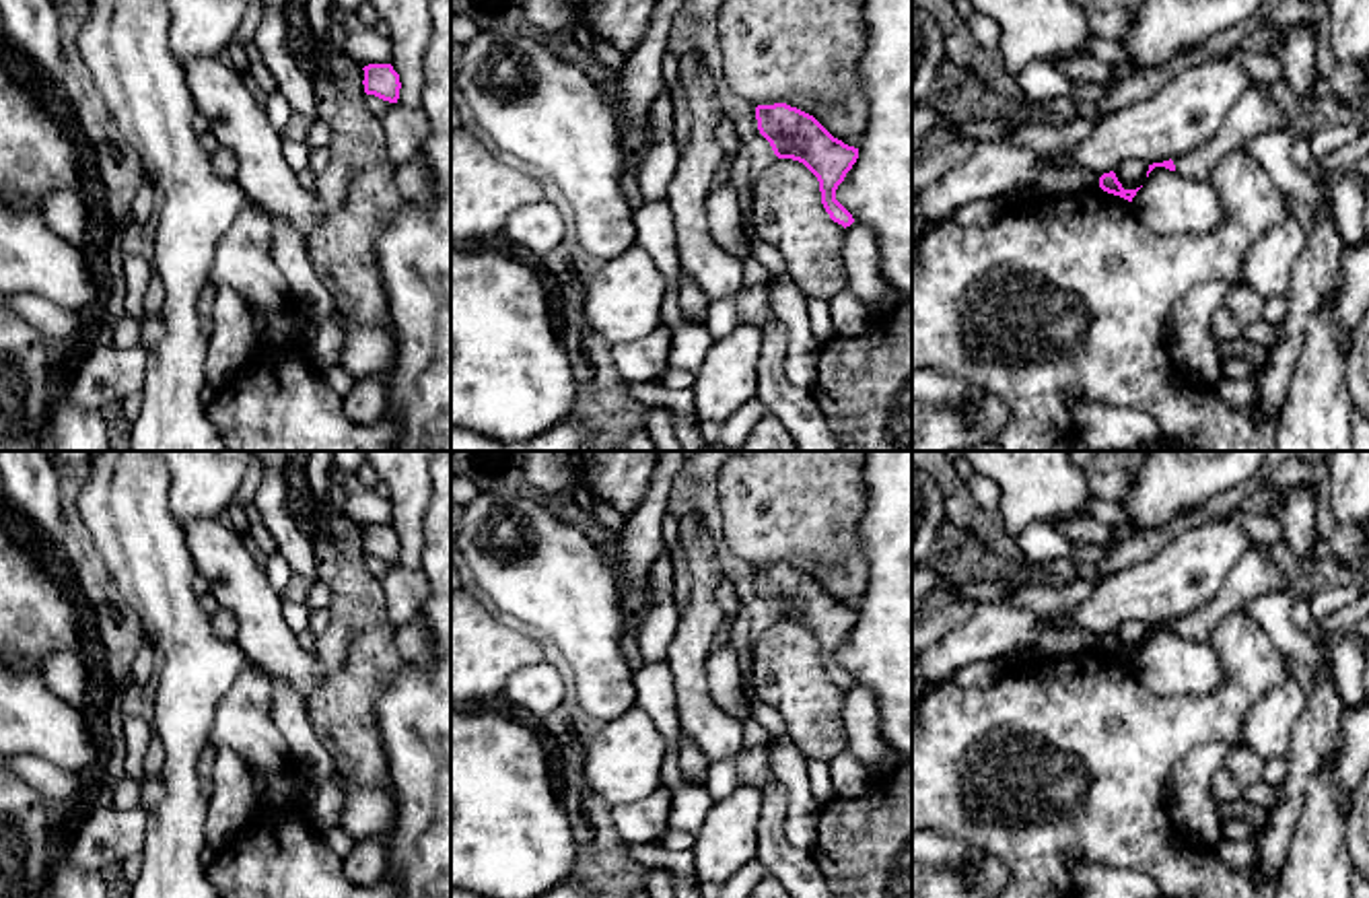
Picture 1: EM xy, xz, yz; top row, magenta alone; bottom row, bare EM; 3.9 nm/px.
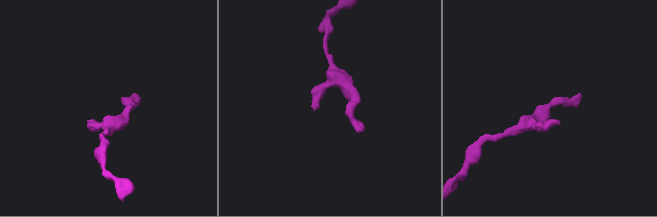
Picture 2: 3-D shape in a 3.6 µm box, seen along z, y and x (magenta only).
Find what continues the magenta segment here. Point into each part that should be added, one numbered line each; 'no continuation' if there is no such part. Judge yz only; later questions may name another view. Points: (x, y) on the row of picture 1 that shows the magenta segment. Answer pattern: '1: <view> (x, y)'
1: yz (1256, 112)

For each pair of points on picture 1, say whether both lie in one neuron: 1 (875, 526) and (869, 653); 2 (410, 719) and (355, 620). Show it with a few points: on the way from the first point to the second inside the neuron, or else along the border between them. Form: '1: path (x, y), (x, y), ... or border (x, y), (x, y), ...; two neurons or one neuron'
1: path (886, 557), (886, 623); one neuron
2: border (404, 664), (377, 703), (379, 732); two neurons

